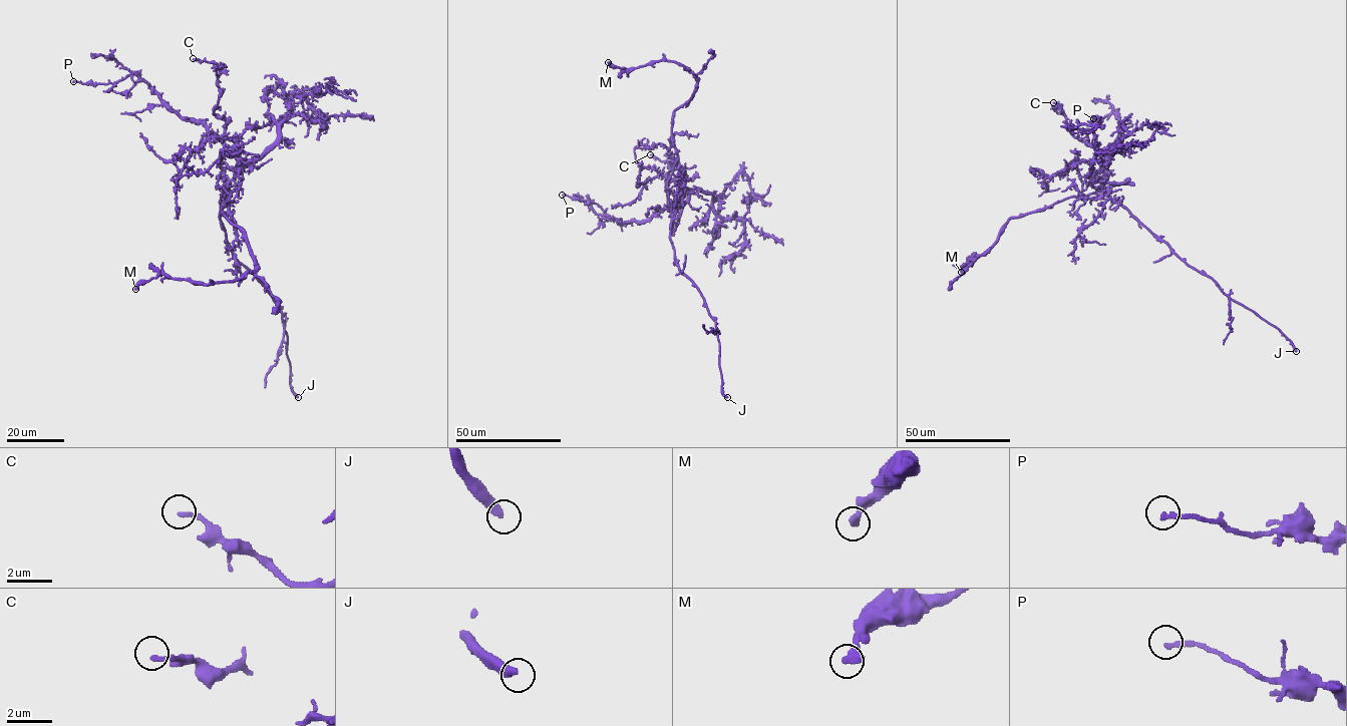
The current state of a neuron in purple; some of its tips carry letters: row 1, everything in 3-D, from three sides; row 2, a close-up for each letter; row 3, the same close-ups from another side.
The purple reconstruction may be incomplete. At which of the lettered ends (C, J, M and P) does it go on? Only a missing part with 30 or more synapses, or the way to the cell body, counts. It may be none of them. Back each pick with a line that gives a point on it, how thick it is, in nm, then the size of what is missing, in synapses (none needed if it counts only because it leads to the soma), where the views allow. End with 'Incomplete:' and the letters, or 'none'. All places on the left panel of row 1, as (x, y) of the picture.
J: Place: (298, 397). Thickness 400 nm
Incomplete: J

